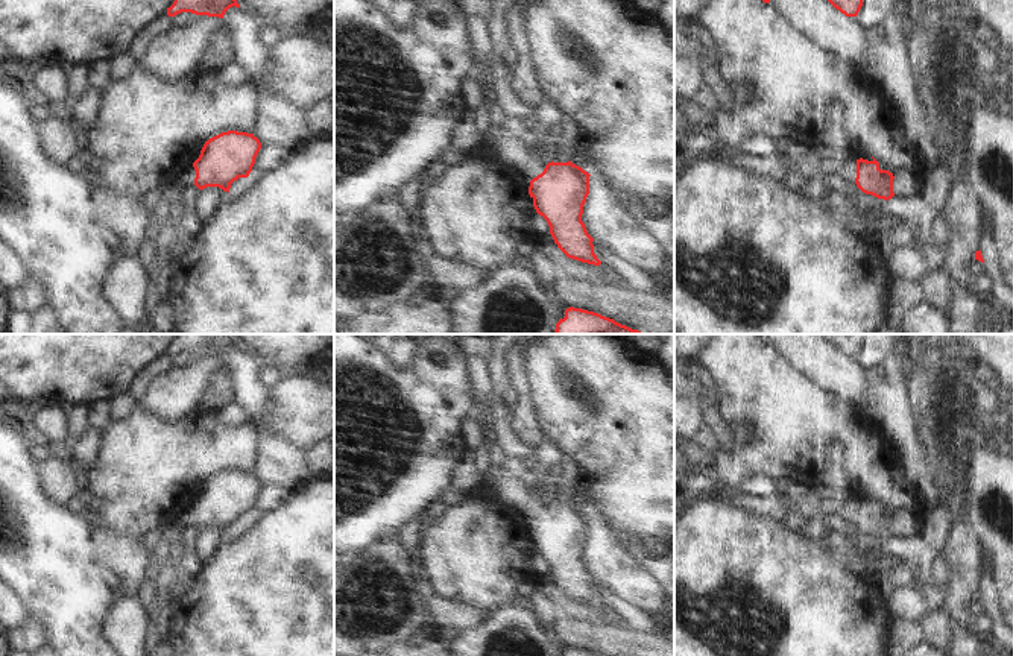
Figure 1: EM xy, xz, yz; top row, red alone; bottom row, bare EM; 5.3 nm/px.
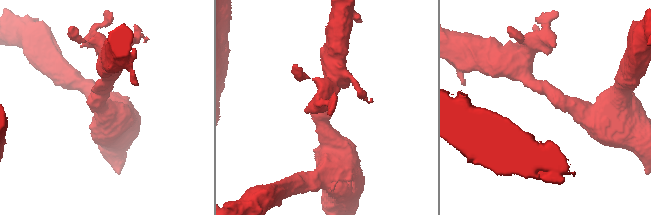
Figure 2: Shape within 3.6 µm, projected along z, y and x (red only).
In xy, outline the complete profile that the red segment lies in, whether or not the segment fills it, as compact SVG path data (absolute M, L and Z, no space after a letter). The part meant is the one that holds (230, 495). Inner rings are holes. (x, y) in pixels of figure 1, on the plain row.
M222 472L205 481L199 498L178 522L199 530L219 527L229 533L234 521L249 516L260 489L261 483L254 474Z

